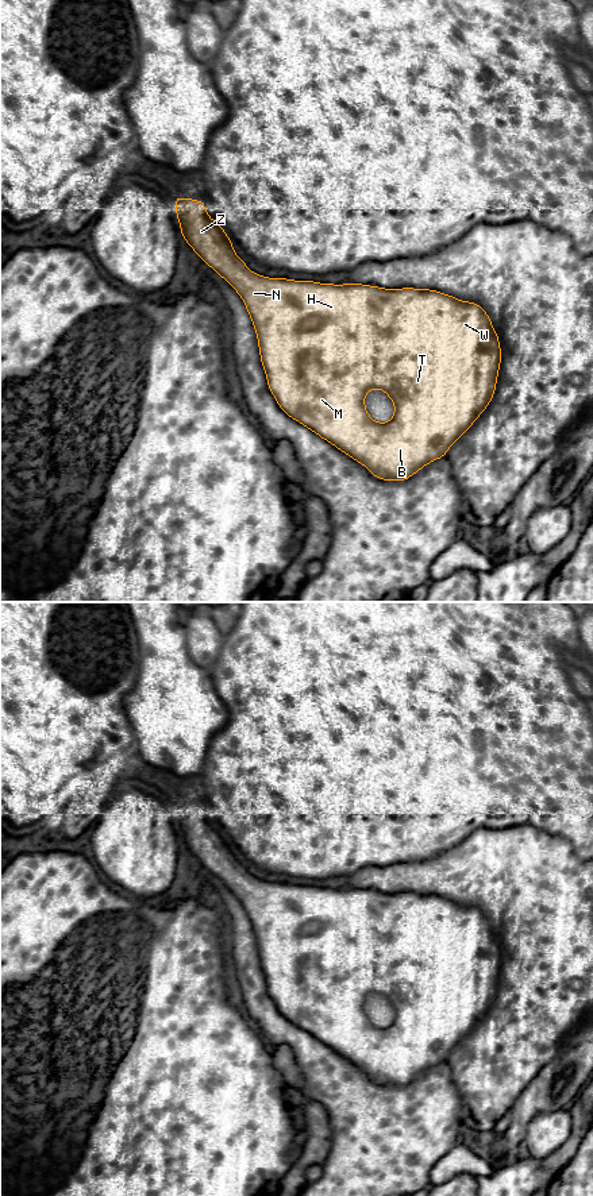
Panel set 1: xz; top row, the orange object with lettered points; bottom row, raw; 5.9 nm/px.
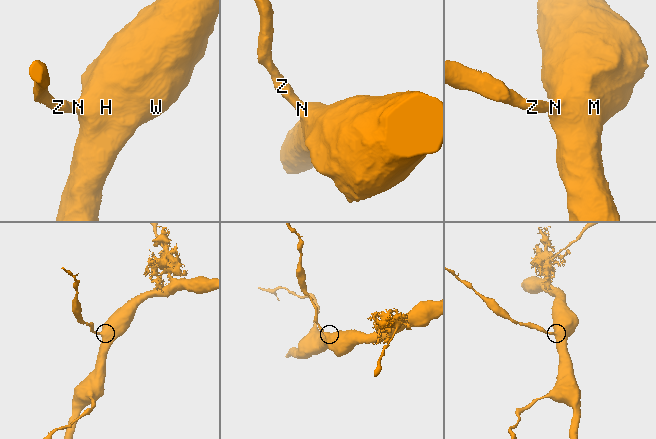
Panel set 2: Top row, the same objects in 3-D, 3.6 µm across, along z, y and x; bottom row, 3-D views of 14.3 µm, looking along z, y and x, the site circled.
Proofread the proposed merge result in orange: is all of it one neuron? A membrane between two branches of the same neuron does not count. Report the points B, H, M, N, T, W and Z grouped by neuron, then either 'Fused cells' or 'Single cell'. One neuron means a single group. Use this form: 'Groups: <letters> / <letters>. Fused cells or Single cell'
Groups: B H M N T W Z. Single cell

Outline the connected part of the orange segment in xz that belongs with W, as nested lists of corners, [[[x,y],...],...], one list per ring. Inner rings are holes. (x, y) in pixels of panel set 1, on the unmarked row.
[[[174,800],[176,819],[181,832],[182,845],[188,846],[192,854],[204,868],[212,872],[224,883],[242,902],[247,918],[251,922],[259,952],[262,972],[267,983],[267,992],[274,1000],[278,1011],[293,1025],[313,1035],[317,1041],[327,1045],[343,1058],[365,1070],[376,1083],[381,1085],[407,1085],[420,1073],[431,1066],[444,1062],[448,1053],[473,1030],[480,1019],[490,1008],[501,969],[501,952],[497,937],[494,935],[485,914],[475,907],[461,906],[455,902],[431,894],[384,894],[362,888],[320,888],[313,886],[294,886],[286,883],[267,883],[253,877],[240,864],[232,846],[220,829],[207,819],[205,807]],[[371,994],[384,995],[394,1007],[393,1023],[388,1027],[377,1027],[370,1023],[365,1012],[365,1000]]]

